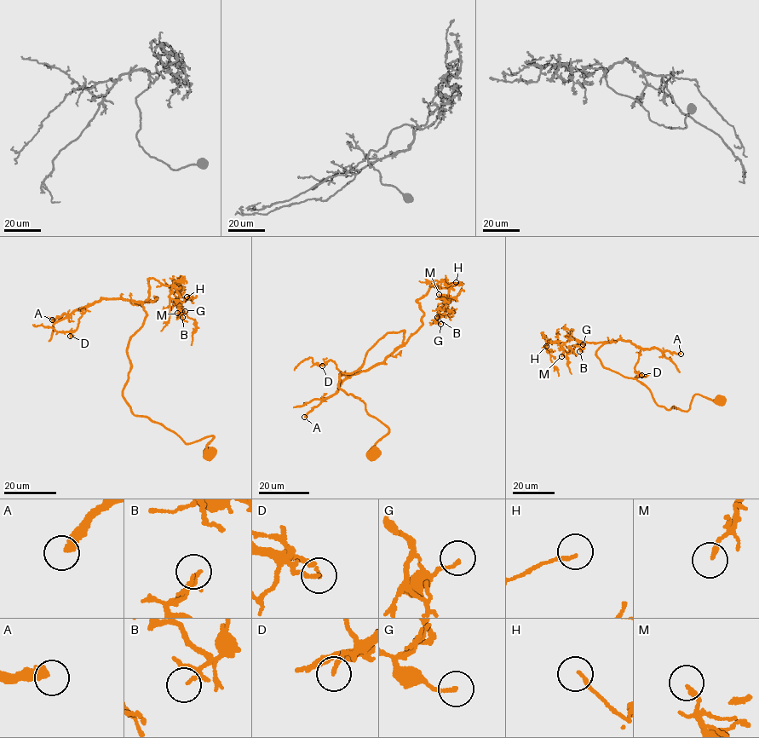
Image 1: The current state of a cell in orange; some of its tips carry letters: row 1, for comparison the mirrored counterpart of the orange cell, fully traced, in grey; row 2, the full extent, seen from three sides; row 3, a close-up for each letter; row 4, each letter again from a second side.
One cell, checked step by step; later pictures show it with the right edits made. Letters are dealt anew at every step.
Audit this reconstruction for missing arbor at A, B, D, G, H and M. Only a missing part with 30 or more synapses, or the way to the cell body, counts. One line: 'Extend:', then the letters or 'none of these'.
Extend: A

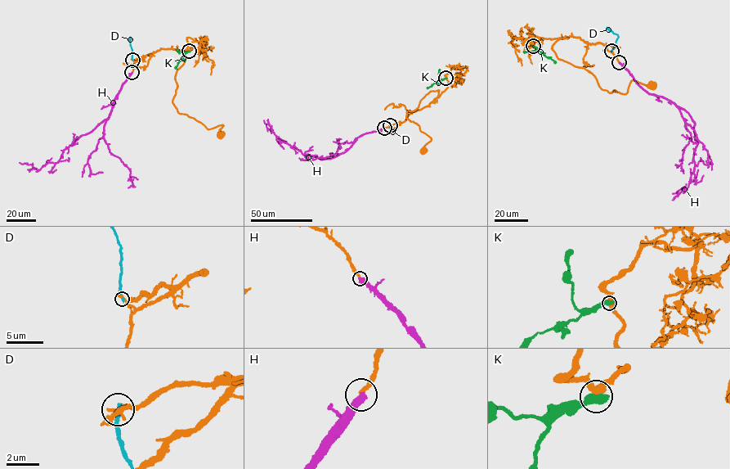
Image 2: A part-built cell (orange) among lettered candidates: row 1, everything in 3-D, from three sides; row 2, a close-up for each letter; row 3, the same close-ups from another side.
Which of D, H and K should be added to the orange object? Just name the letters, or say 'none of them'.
none of them

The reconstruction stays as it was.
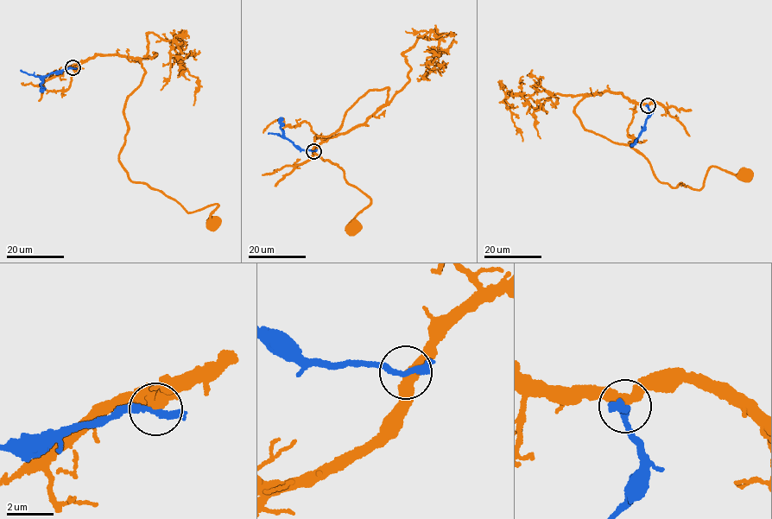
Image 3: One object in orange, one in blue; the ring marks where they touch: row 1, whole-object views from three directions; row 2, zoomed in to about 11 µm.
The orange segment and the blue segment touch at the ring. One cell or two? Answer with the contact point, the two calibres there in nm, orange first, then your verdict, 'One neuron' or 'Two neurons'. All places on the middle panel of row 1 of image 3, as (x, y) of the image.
Place: (313, 151). Thickness 400 nm (orange) against 220 nm. Two neurons

